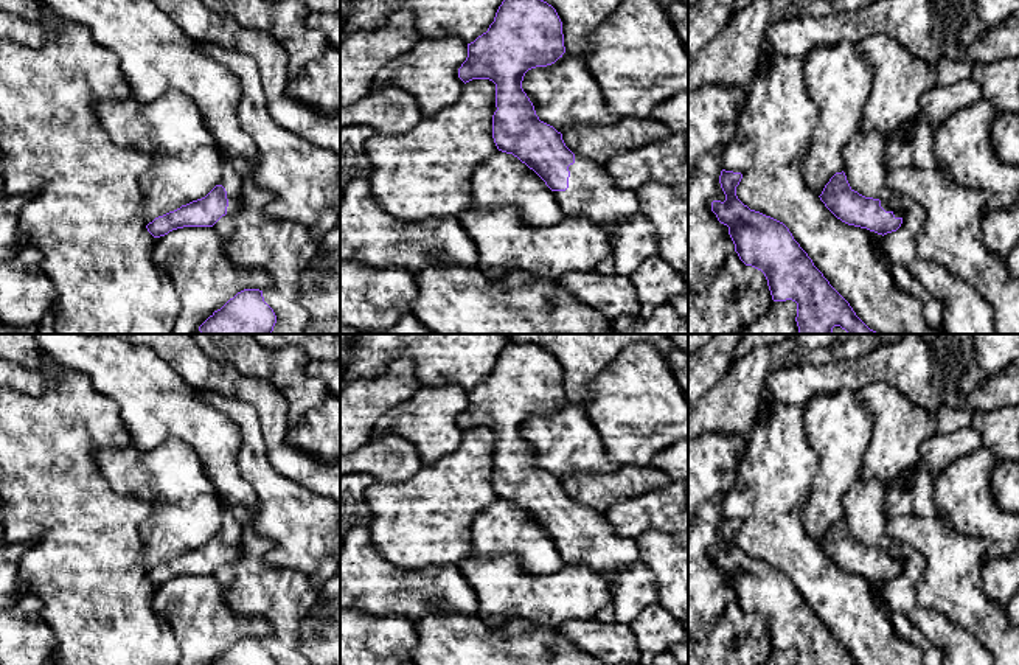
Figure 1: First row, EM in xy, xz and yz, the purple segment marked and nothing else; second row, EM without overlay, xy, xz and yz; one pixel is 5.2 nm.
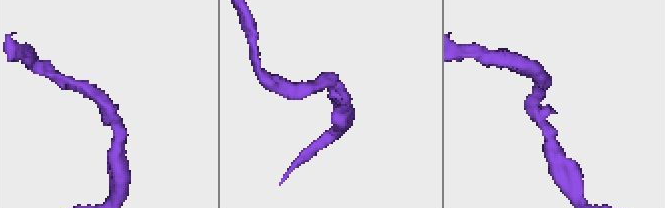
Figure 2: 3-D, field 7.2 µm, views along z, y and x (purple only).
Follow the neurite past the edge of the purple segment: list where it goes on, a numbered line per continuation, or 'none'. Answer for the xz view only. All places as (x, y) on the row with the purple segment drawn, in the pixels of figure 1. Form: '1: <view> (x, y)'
1: xz (591, 191)

